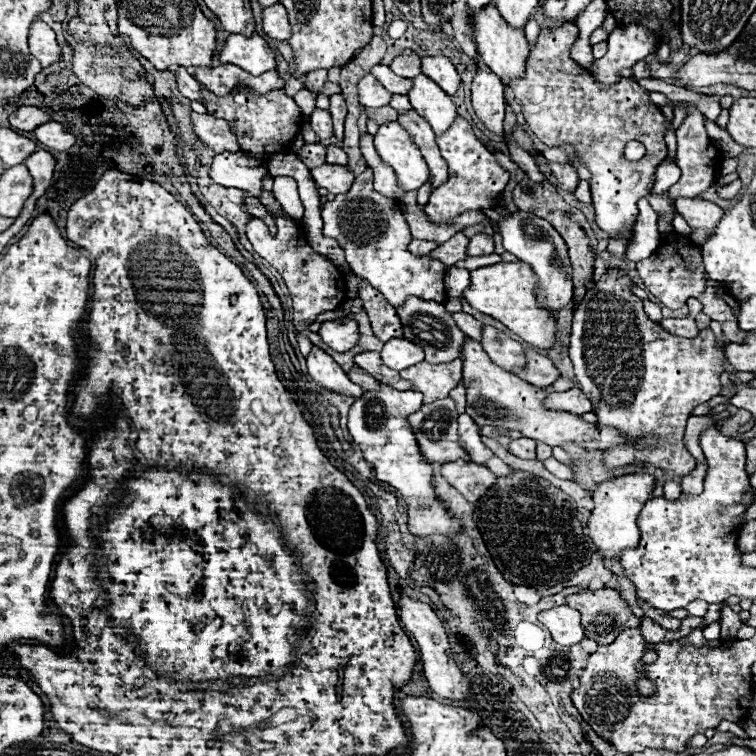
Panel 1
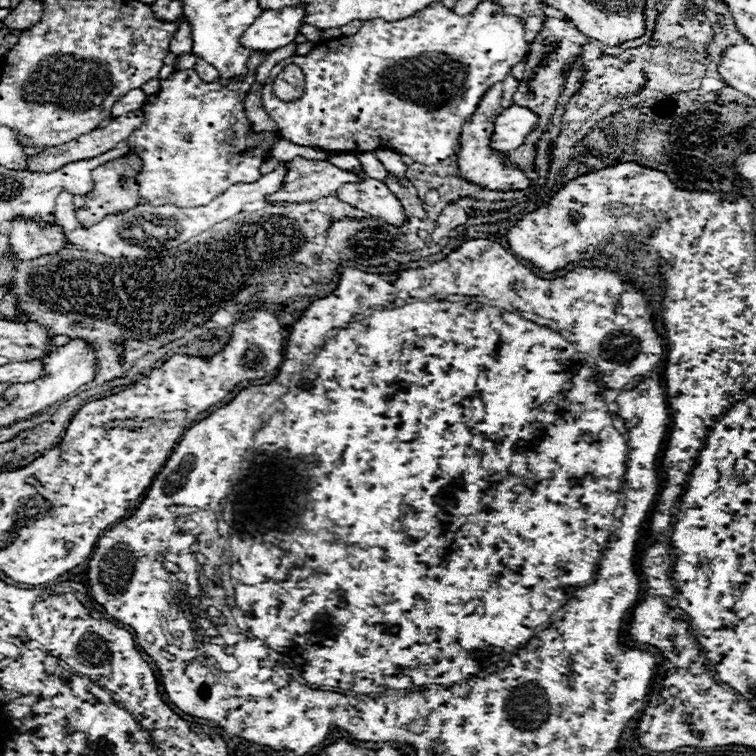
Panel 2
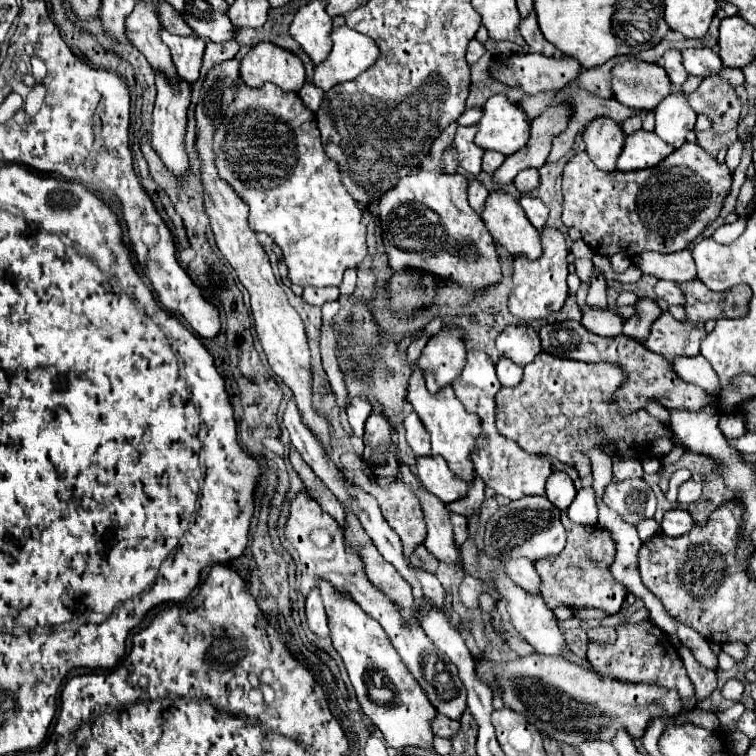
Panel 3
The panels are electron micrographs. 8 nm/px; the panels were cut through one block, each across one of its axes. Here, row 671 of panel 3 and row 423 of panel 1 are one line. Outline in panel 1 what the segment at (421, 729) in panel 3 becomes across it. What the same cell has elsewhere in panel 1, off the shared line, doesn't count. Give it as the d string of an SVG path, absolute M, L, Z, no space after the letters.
M380 384L378 390L368 390L360 396L348 412L348 432L360 446L364 460L376 470L376 478L388 482L392 488L400 490L408 504L408 528L416 536L428 534L456 534L462 530L460 520L452 518L442 504L436 502L432 486L432 466L422 458L412 428L408 424L408 414L422 408L422 392L416 390L394 390Z

